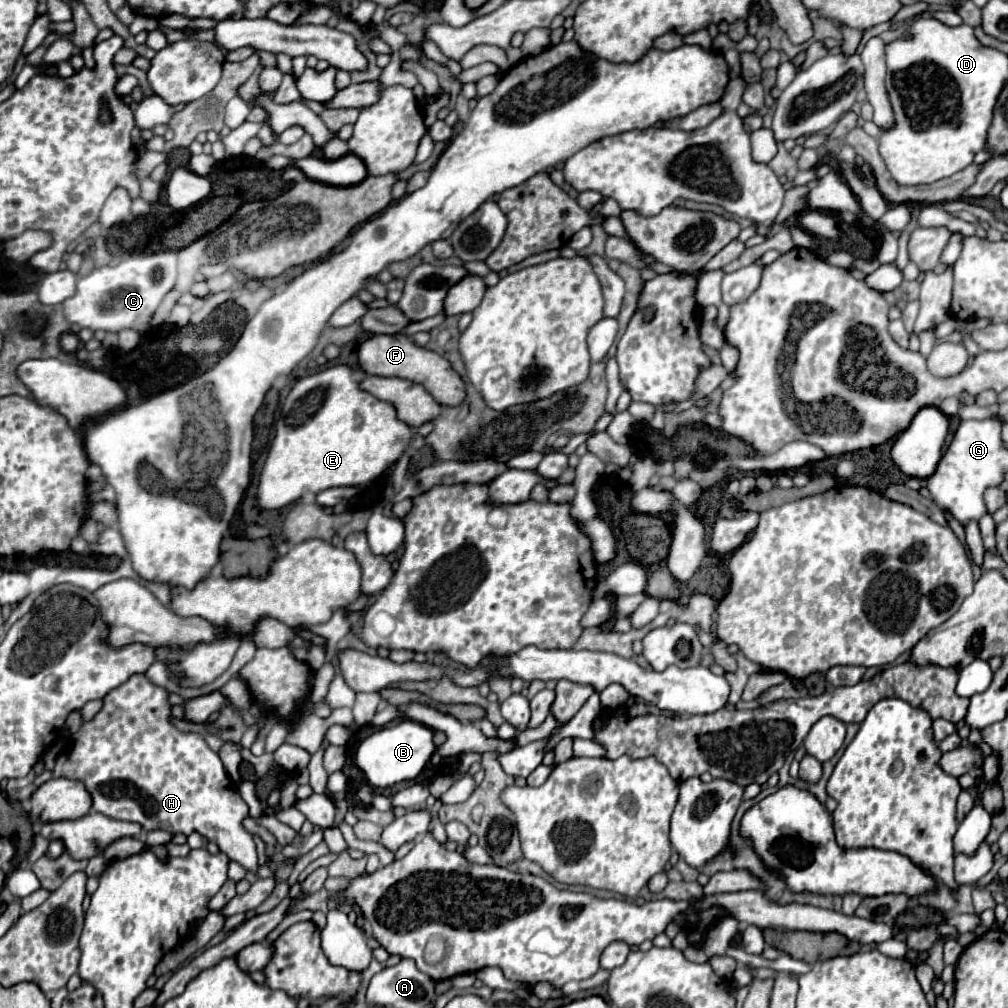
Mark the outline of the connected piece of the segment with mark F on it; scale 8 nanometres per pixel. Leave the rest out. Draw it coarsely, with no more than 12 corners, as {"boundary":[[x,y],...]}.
{"boundary":[[403,333],[359,347],[369,375],[423,385],[437,403],[461,405],[465,383],[439,353]]}

